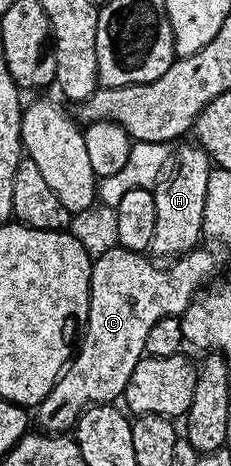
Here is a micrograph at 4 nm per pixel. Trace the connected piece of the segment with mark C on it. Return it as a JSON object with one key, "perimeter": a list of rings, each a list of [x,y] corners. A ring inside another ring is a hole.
{"perimeter":[[[118,246],[93,260],[87,327],[63,375],[37,406],[38,427],[44,433],[66,433],[92,404],[111,404],[122,397],[129,374],[145,355],[145,338],[153,322],[166,316],[182,317],[201,289],[212,283],[215,260],[199,251],[172,259],[168,268],[154,268],[144,253]]]}

